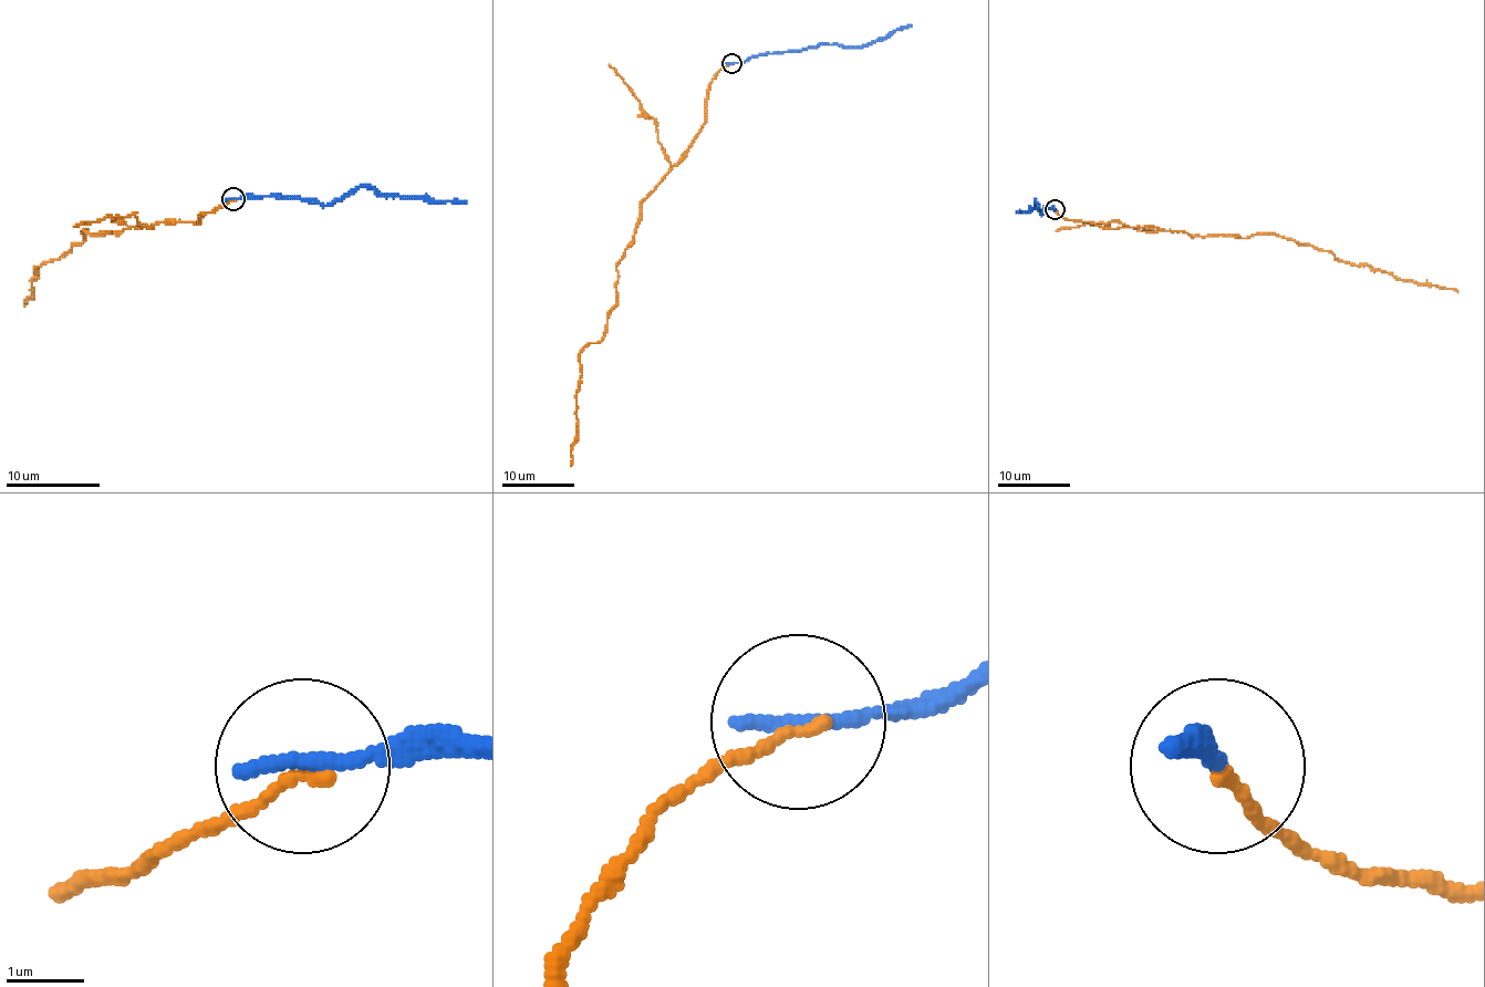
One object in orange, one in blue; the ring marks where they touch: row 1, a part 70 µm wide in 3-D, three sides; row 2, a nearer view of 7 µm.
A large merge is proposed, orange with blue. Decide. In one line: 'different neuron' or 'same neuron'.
different neuron

